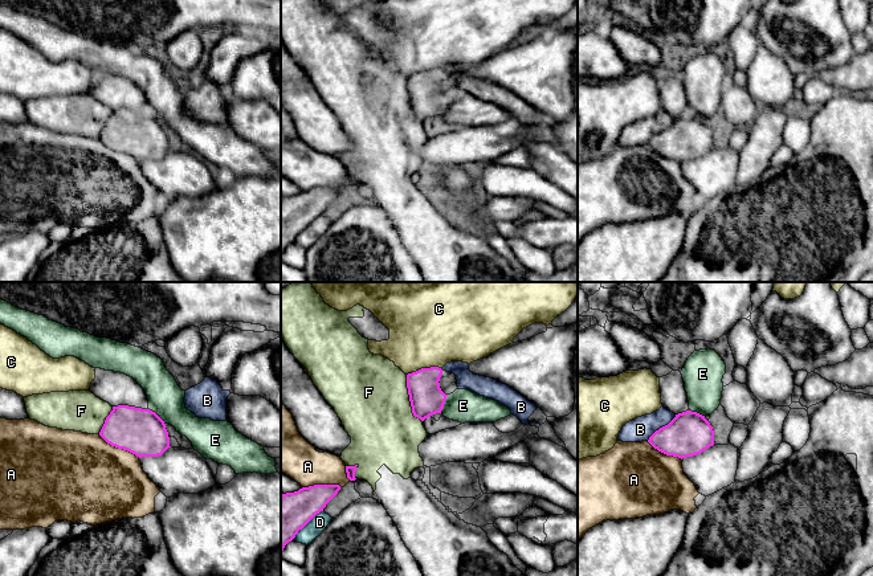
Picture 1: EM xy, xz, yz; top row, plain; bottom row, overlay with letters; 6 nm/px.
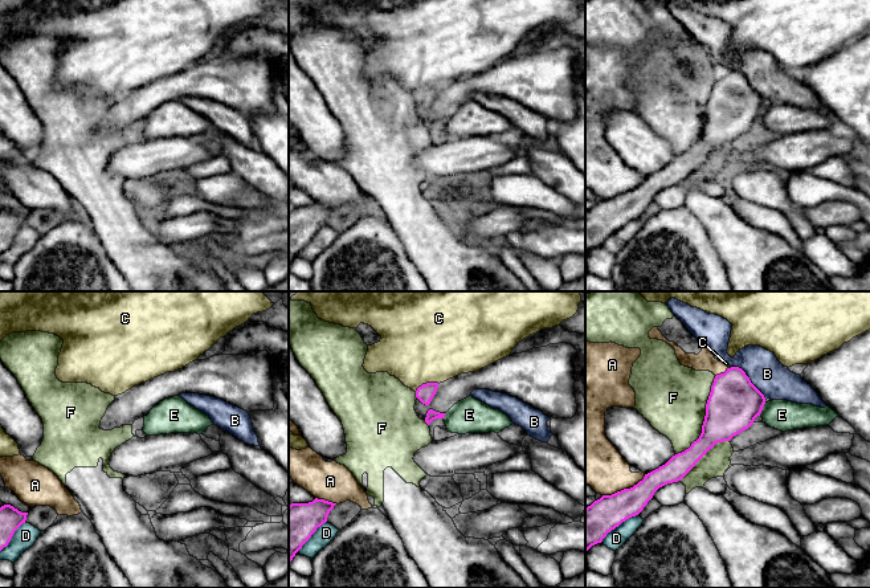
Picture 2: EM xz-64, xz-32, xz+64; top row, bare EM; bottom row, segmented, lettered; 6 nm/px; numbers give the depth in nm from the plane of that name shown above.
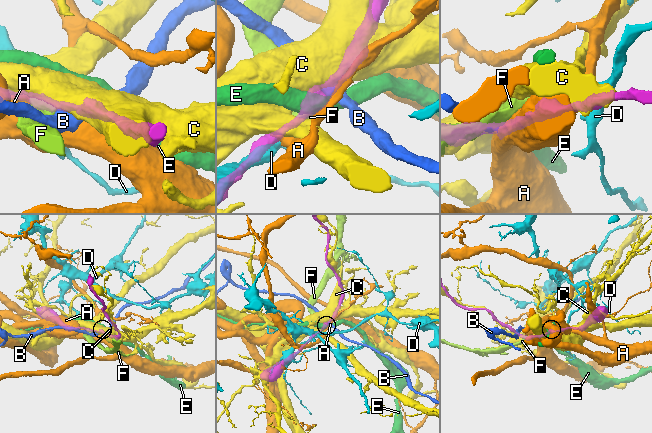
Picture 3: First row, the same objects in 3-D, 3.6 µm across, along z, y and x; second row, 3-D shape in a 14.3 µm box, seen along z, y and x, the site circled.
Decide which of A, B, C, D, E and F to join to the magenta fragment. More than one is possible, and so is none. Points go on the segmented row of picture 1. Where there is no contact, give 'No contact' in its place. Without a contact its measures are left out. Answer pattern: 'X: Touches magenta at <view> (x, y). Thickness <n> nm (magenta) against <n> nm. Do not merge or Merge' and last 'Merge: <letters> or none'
A: Touches magenta at xy (119, 448). Thickness 280 nm (magenta) against 480 nm. Do not merge
B: Touches magenta at yz (663, 427). Thickness 280 nm (magenta) against 140 nm. Do not merge
C: Touches magenta at xz (423, 368). Thickness 200 nm (magenta) against 460 nm. Do not merge
D: Touches magenta at xz (306, 523). Thickness 260 nm (magenta) against 100 nm. Do not merge
E: Touches magenta at xy (158, 416). Thickness 280 nm (magenta) against 220 nm. Do not merge
F: Touches magenta at xz (410, 399). Thickness 200 nm (magenta) against 460 nm. Do not merge
Merge: none

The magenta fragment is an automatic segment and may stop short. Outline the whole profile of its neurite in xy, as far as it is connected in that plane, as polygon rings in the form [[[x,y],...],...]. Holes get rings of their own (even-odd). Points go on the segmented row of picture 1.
[[[128,405],[113,407],[99,436],[139,458],[158,457],[171,448],[164,421],[150,409]]]

